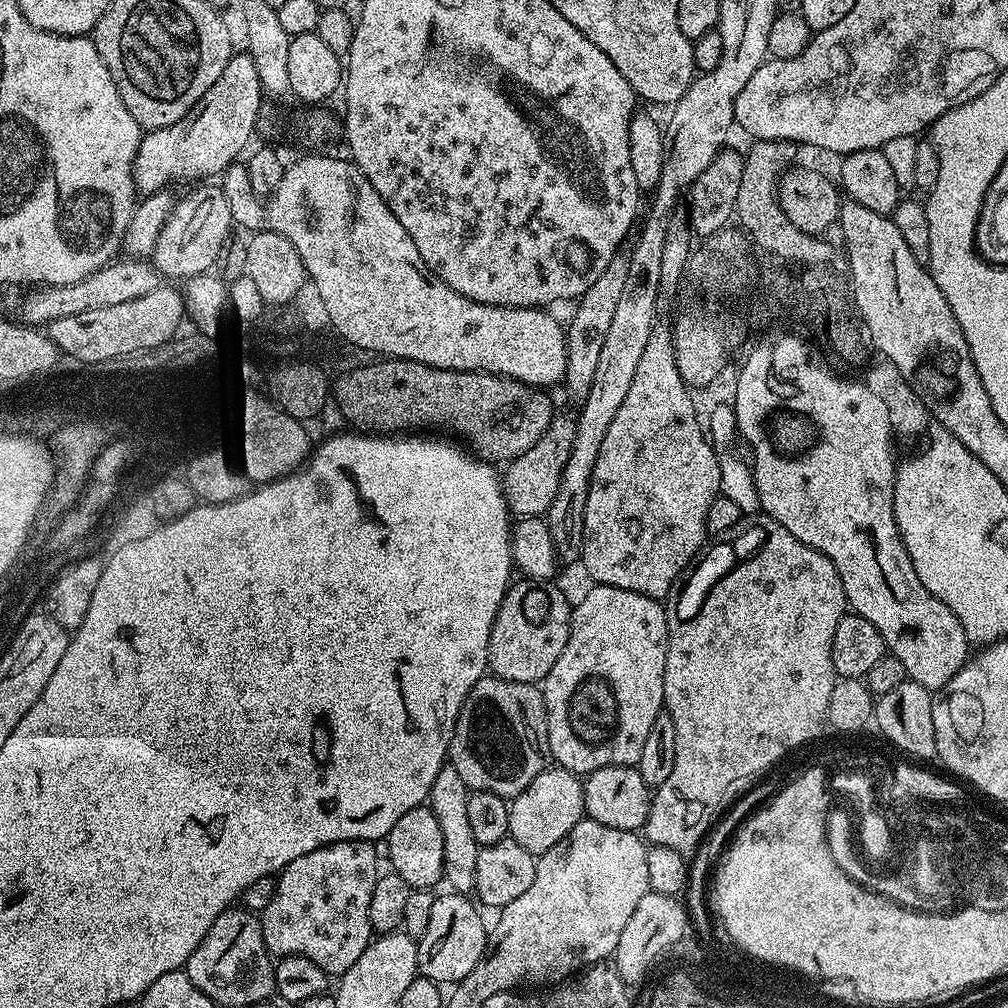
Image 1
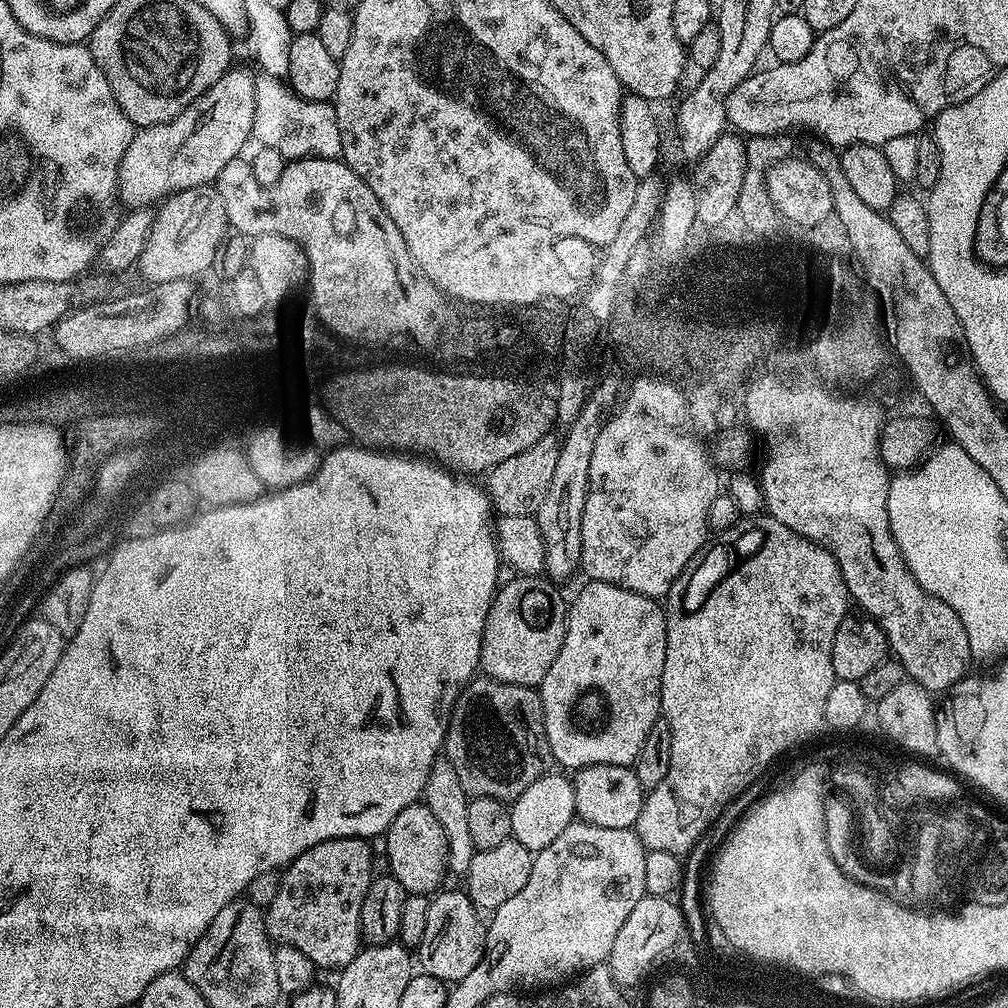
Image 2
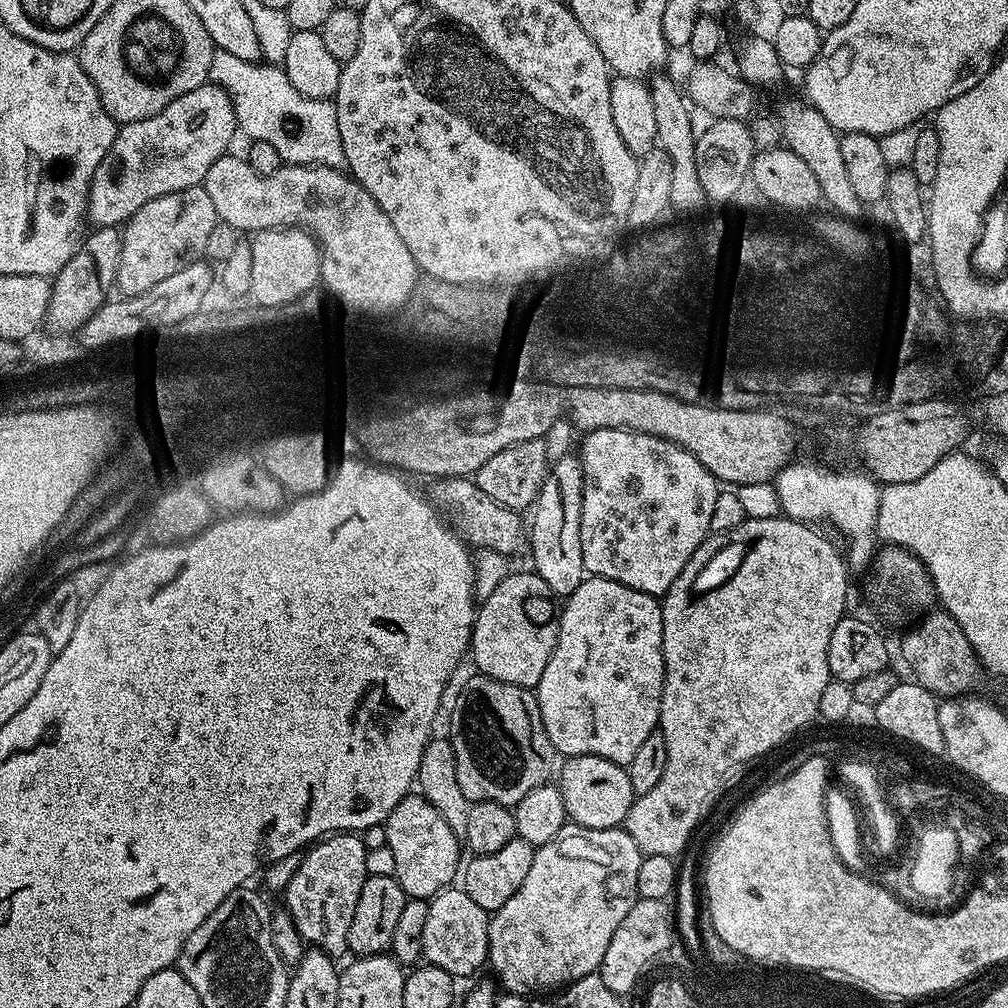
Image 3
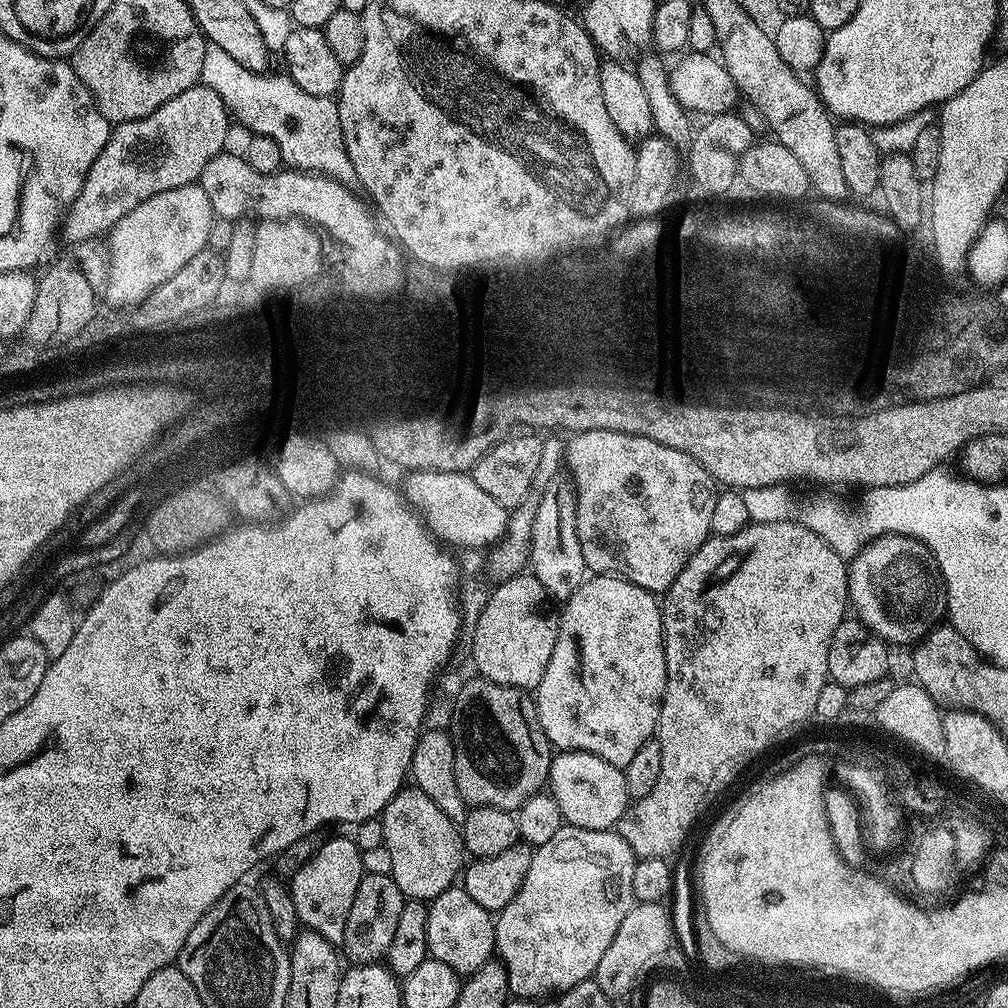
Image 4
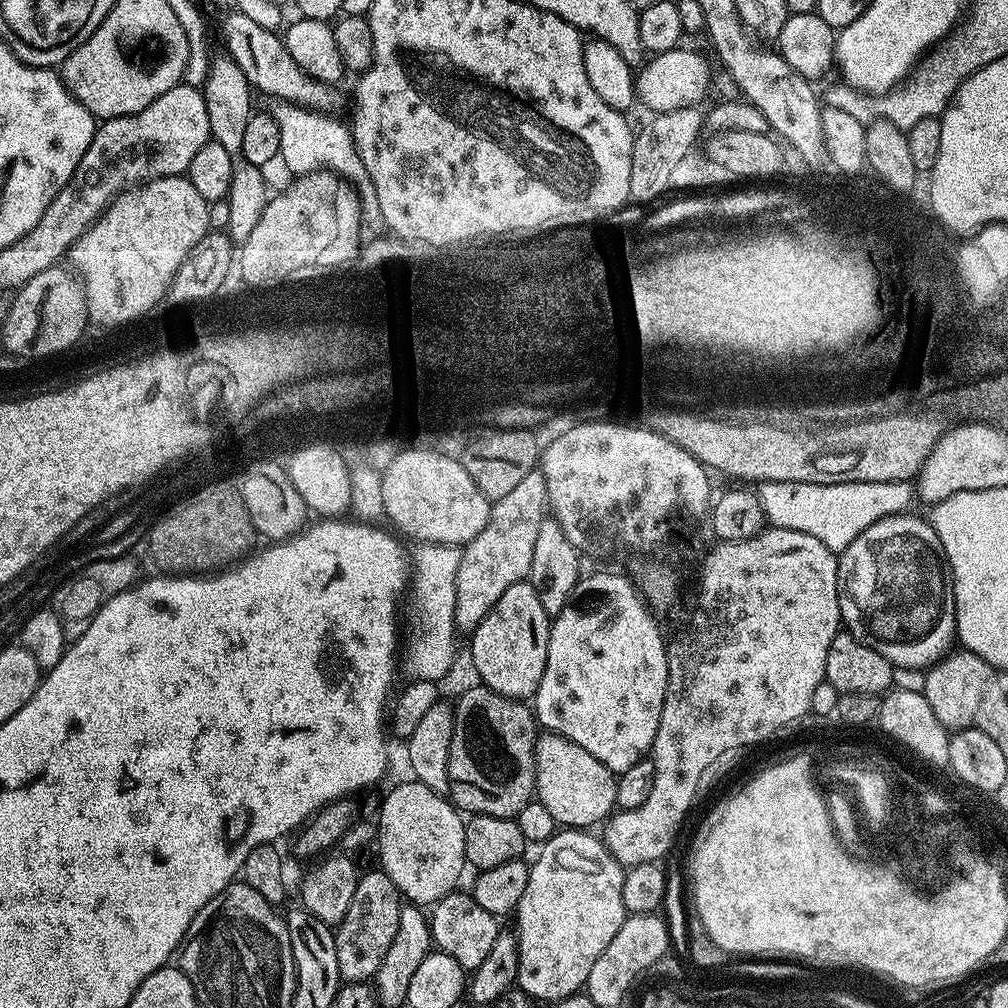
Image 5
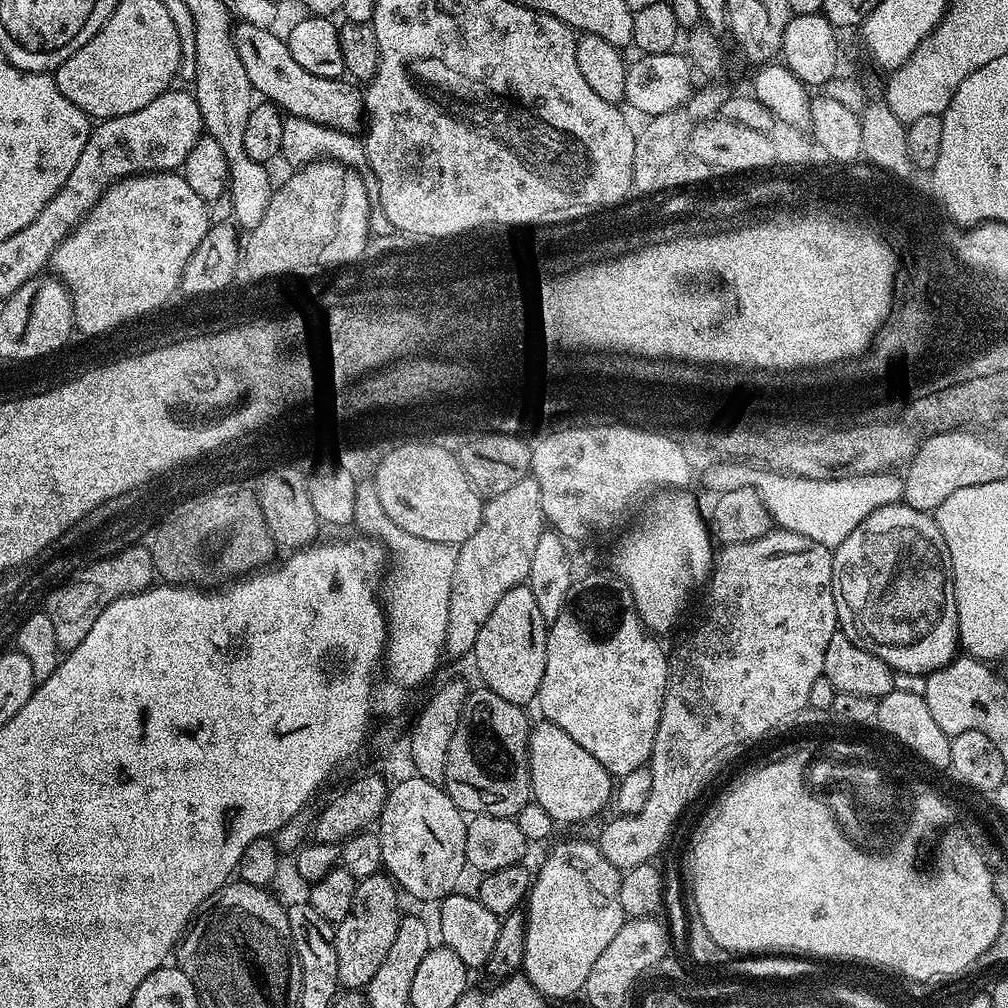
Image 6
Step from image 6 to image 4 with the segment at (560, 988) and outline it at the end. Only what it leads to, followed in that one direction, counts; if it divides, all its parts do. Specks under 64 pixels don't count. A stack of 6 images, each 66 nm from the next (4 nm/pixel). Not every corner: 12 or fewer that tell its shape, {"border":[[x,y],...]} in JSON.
{"border":[[561,826],[495,917],[513,997],[595,977],[634,903],[619,832]]}

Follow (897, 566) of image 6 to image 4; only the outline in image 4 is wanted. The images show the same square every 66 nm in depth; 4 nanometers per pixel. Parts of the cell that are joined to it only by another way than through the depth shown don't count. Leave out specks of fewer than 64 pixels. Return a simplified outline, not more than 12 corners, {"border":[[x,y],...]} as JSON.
{"border":[[885,534],[848,564],[860,623],[915,645],[945,619],[936,557]]}

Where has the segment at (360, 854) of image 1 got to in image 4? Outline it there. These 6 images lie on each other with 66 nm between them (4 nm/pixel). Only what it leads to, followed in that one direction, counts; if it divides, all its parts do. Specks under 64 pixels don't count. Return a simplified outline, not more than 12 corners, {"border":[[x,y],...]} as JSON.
{"border":[[325,839],[290,878],[301,925],[340,946],[360,848]]}

